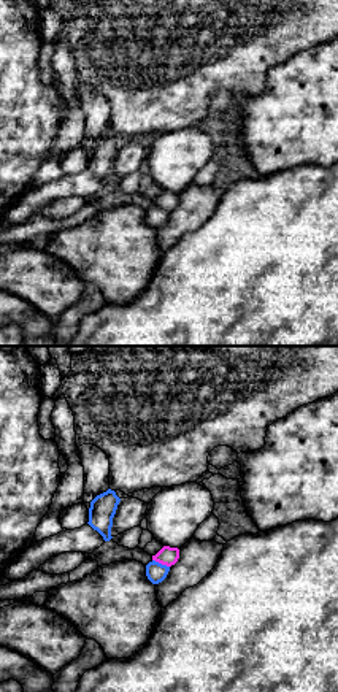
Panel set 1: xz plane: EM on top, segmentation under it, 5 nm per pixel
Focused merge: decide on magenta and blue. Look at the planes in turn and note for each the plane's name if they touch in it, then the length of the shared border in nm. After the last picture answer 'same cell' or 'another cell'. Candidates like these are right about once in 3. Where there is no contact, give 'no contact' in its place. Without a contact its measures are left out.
xz | 100 nm

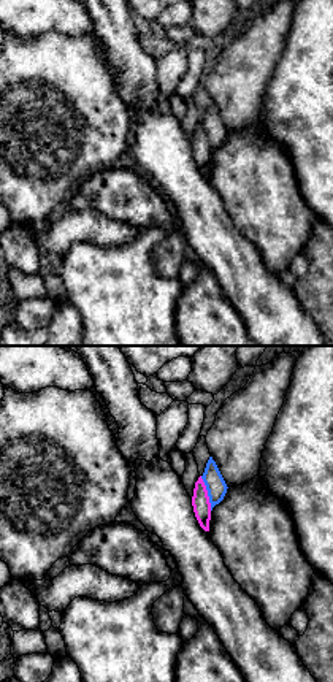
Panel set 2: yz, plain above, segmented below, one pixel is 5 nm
yz | 190 nm

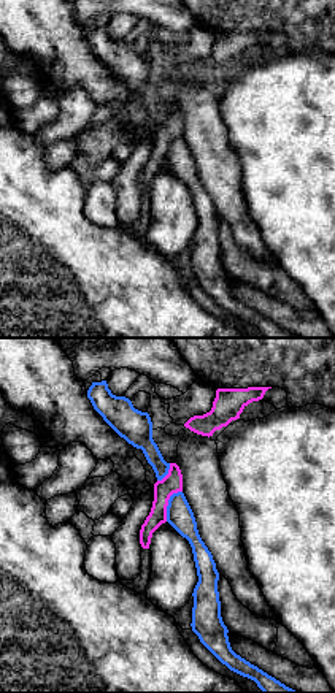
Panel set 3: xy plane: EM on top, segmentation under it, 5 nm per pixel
xy | 180 nm

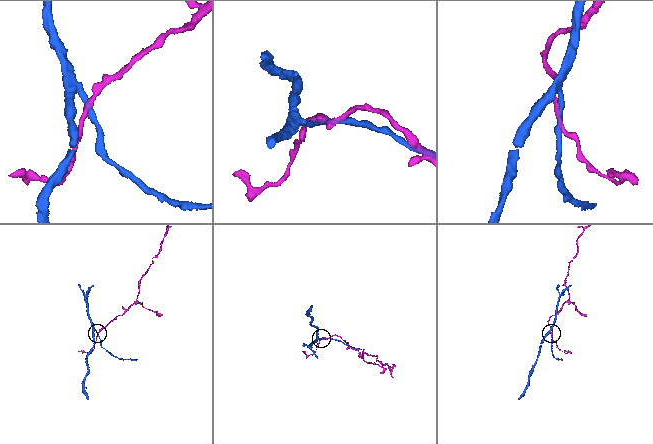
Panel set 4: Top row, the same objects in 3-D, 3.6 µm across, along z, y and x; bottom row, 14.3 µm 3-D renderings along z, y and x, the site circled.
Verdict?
another cell

